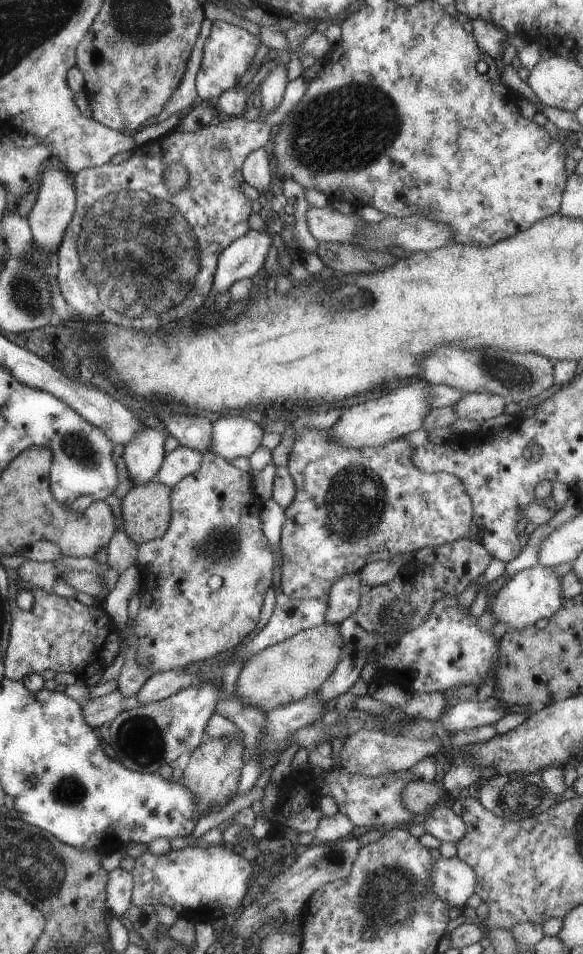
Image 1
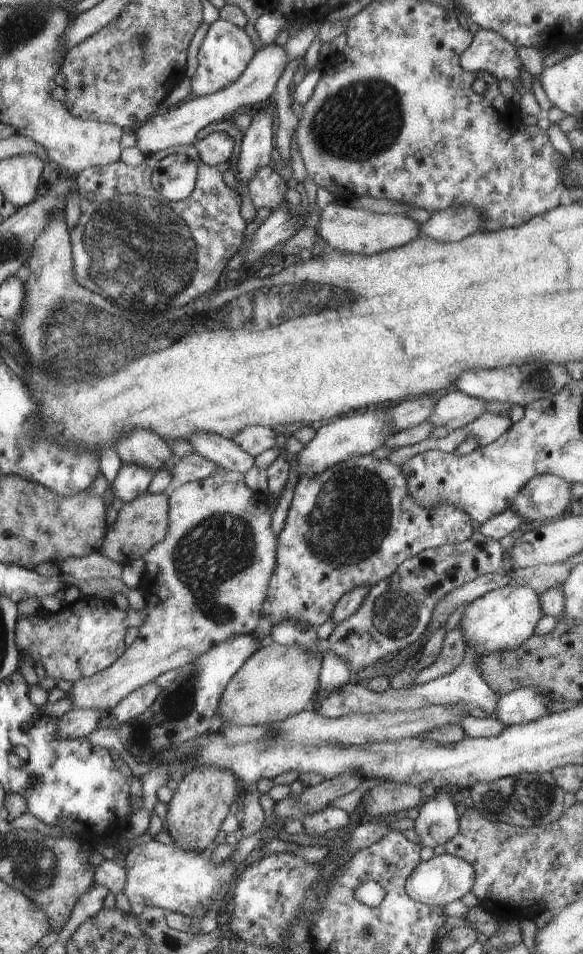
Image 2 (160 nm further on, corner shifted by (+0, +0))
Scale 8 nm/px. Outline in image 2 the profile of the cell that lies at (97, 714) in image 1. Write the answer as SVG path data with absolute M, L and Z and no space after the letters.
M70 709L58 717L56 733L60 739L85 737L96 728L100 710Z

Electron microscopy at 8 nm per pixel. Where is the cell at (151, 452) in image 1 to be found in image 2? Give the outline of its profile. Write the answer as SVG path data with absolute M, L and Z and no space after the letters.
M121 463L110 490L121 502L126 503L146 492L153 473L136 464Z

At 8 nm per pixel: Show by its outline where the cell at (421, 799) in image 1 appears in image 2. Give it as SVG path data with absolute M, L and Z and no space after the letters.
M379 781L366 790L360 801L362 812L369 816L399 813L404 815L410 808L423 802L420 787L395 781Z

